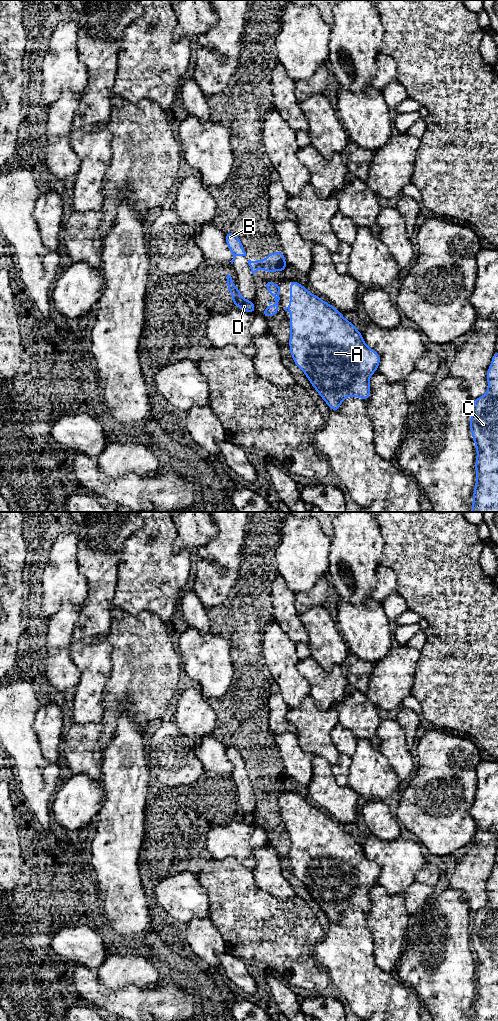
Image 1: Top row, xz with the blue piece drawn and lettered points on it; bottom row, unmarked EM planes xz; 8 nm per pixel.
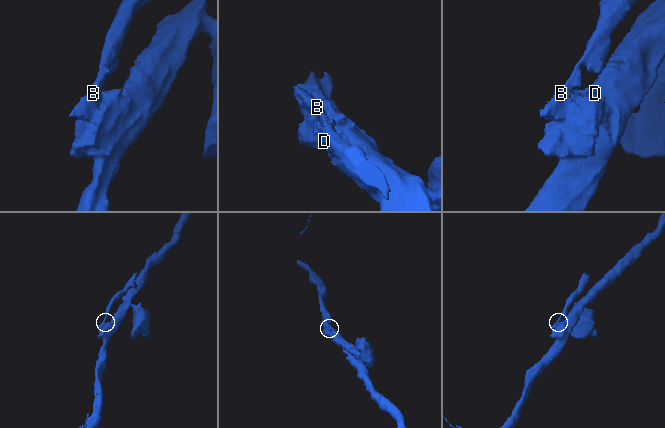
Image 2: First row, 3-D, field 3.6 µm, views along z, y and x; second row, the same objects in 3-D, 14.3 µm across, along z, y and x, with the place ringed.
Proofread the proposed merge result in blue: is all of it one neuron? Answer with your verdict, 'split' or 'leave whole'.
split

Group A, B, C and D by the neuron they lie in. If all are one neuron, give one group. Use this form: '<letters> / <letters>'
A C D / B

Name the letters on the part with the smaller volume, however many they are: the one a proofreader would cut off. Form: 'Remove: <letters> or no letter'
Remove: B

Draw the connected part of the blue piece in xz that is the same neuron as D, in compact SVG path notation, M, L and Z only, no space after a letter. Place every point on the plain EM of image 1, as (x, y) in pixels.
M227 786L227 802L232 805L233 816L243 823L249 825L256 824L254 813L245 812L244 809L240 807L240 801L235 799L232 789L229 786Z

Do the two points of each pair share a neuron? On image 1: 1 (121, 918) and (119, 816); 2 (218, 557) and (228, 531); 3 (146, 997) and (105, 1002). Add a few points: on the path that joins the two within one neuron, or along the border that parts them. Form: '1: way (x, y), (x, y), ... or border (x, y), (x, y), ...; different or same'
1: way (120, 893), (119, 841); same
2: way (223, 551), (228, 544), (228, 537); same
3: way (136, 997), (134, 995), (115, 995); same

